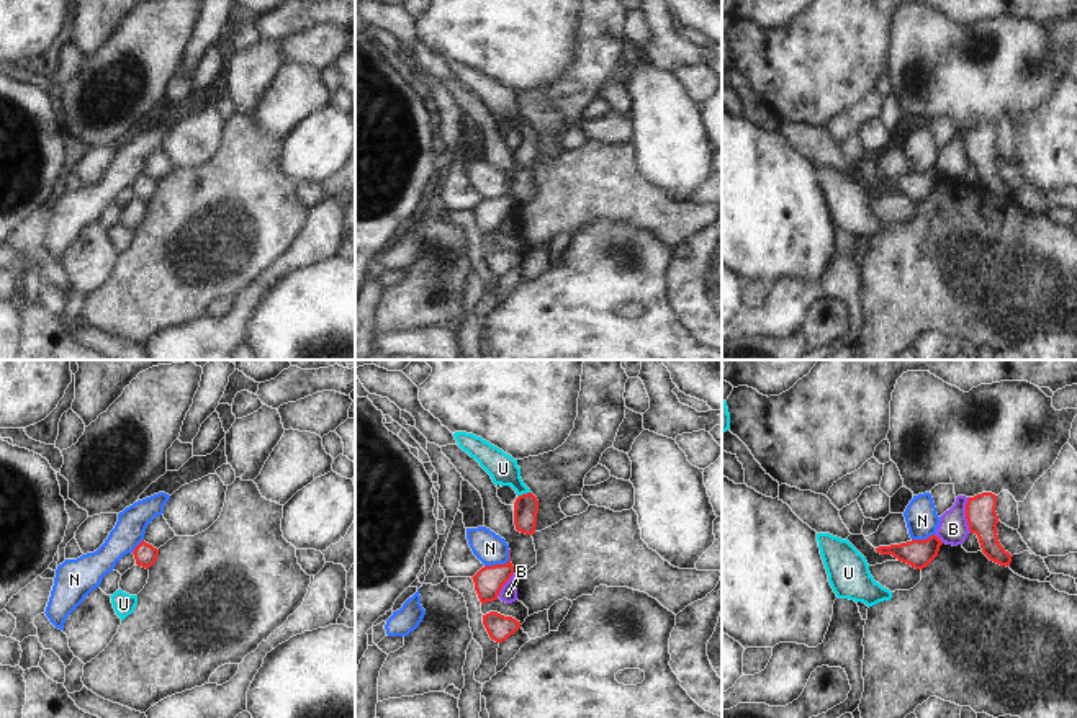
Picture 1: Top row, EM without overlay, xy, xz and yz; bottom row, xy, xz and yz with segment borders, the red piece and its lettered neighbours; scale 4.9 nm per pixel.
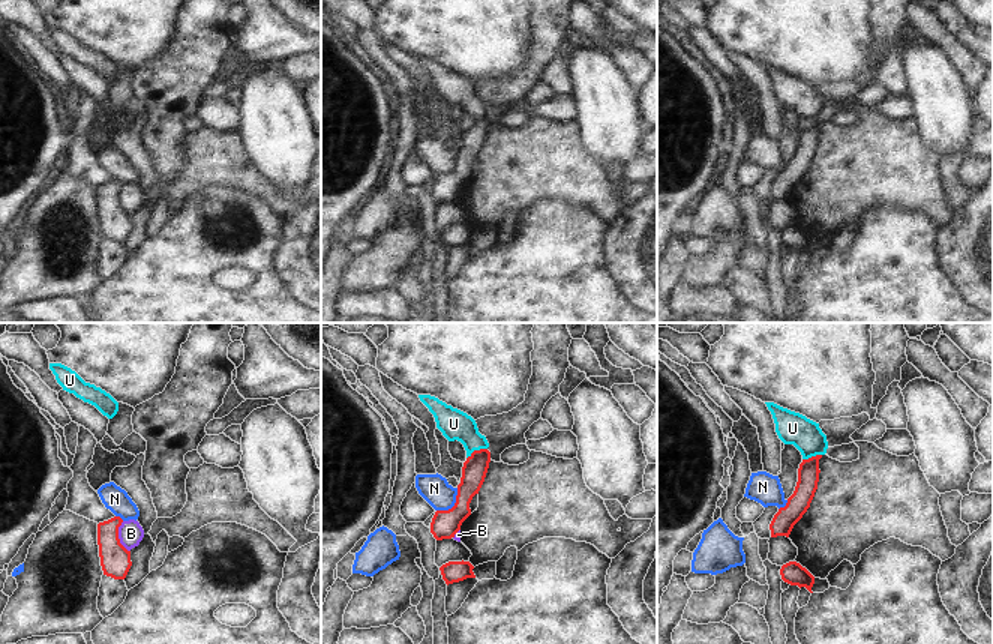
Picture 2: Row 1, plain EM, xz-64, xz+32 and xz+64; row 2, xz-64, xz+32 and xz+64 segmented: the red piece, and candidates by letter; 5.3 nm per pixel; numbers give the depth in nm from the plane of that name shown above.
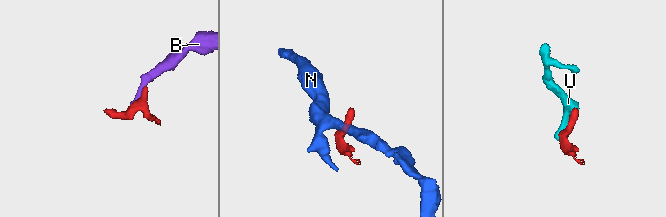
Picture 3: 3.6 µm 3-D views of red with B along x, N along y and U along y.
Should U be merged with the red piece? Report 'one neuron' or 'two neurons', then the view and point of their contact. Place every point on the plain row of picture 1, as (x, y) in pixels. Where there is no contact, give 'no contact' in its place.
one neuron; contact xz (524, 128)

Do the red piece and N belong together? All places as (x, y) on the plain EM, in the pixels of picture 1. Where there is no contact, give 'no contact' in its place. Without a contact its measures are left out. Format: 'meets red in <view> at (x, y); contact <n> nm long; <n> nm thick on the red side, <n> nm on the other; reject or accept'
meets red in xz at (501, 198); contact 150 nm long; 140 nm thick on the red side, 160 nm on the other; reject

